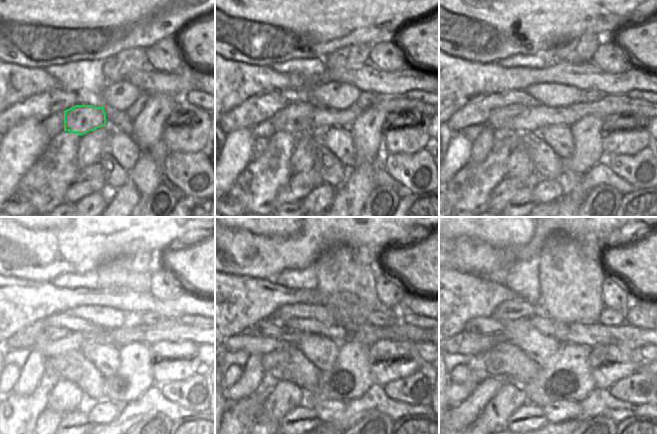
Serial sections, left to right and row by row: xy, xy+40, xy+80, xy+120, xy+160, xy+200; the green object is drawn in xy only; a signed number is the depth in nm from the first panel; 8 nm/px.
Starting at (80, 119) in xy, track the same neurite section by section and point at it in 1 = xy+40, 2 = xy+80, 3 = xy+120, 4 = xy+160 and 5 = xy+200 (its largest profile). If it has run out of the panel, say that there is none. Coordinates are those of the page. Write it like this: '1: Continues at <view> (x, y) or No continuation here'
1: Continues at xy+40 (295, 118)
2: Continues at xy+80 (500, 117)
3: Continues at xy+120 (51, 334)
4: Continues at xy+160 (269, 327)
5: Continues at xy+200 (483, 325)

